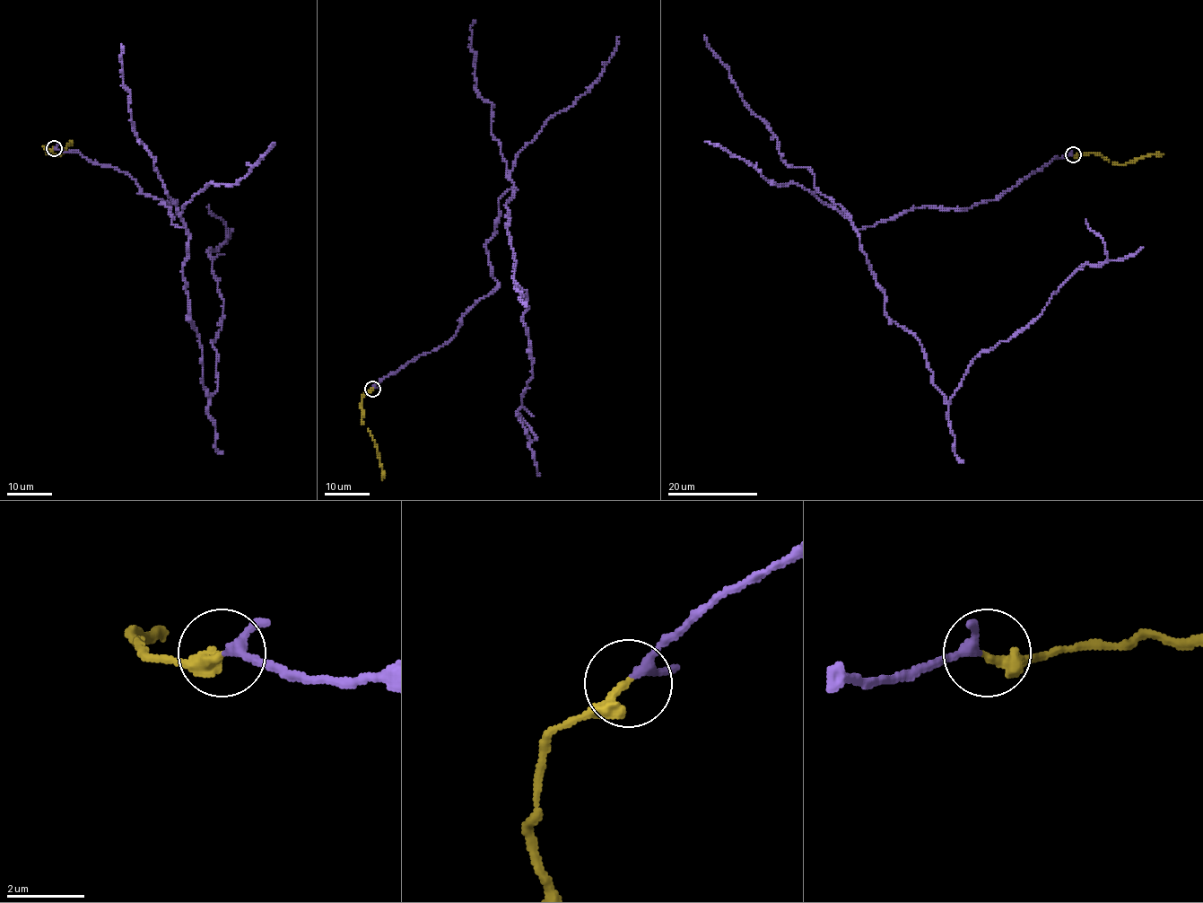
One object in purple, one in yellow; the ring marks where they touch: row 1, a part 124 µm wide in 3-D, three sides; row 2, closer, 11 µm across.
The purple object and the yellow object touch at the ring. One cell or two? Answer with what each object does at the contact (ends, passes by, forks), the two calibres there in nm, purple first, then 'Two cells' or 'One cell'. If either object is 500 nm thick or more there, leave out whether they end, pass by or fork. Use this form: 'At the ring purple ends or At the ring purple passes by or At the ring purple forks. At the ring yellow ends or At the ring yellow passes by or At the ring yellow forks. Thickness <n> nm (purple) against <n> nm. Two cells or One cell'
At the ring purple passes by. At the ring yellow ends. Thickness 200 nm (purple) against 320 nm. One cell

